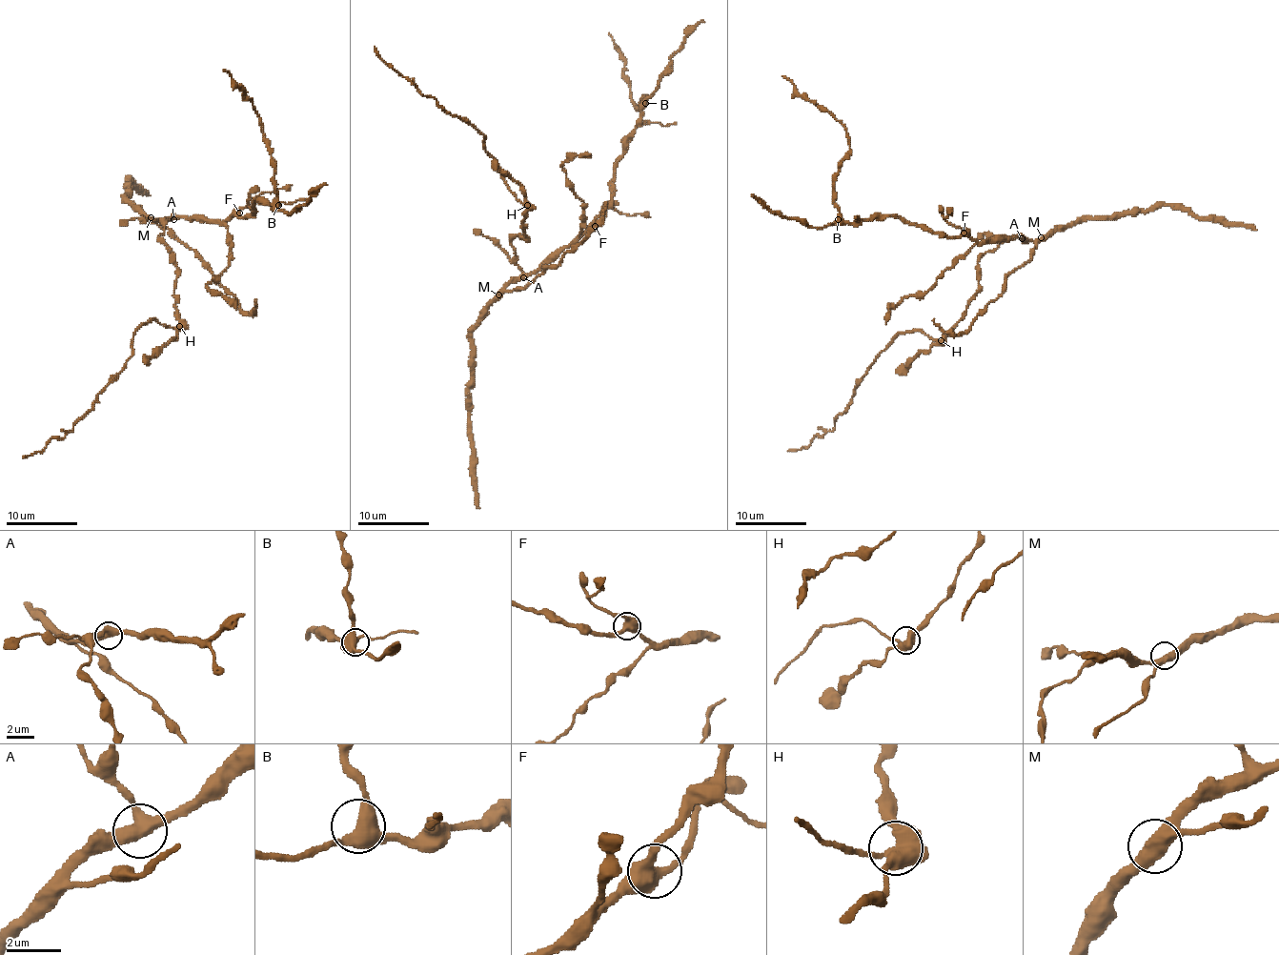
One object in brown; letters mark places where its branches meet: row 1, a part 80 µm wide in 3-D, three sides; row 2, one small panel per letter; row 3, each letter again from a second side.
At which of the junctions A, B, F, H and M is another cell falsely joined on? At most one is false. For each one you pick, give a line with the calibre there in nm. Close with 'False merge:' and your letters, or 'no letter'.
H: 500 nm thick
False merge: H

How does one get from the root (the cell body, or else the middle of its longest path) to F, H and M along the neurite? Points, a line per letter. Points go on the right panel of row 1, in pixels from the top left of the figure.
F: (1014, 236), (977, 242), (964, 233)
H: (1014, 236), (1004, 240), (978, 261), (978, 292), (969, 302), (964, 316), (941, 339)
M: (1014, 236), (1024, 236), (1033, 241), (1041, 237)

